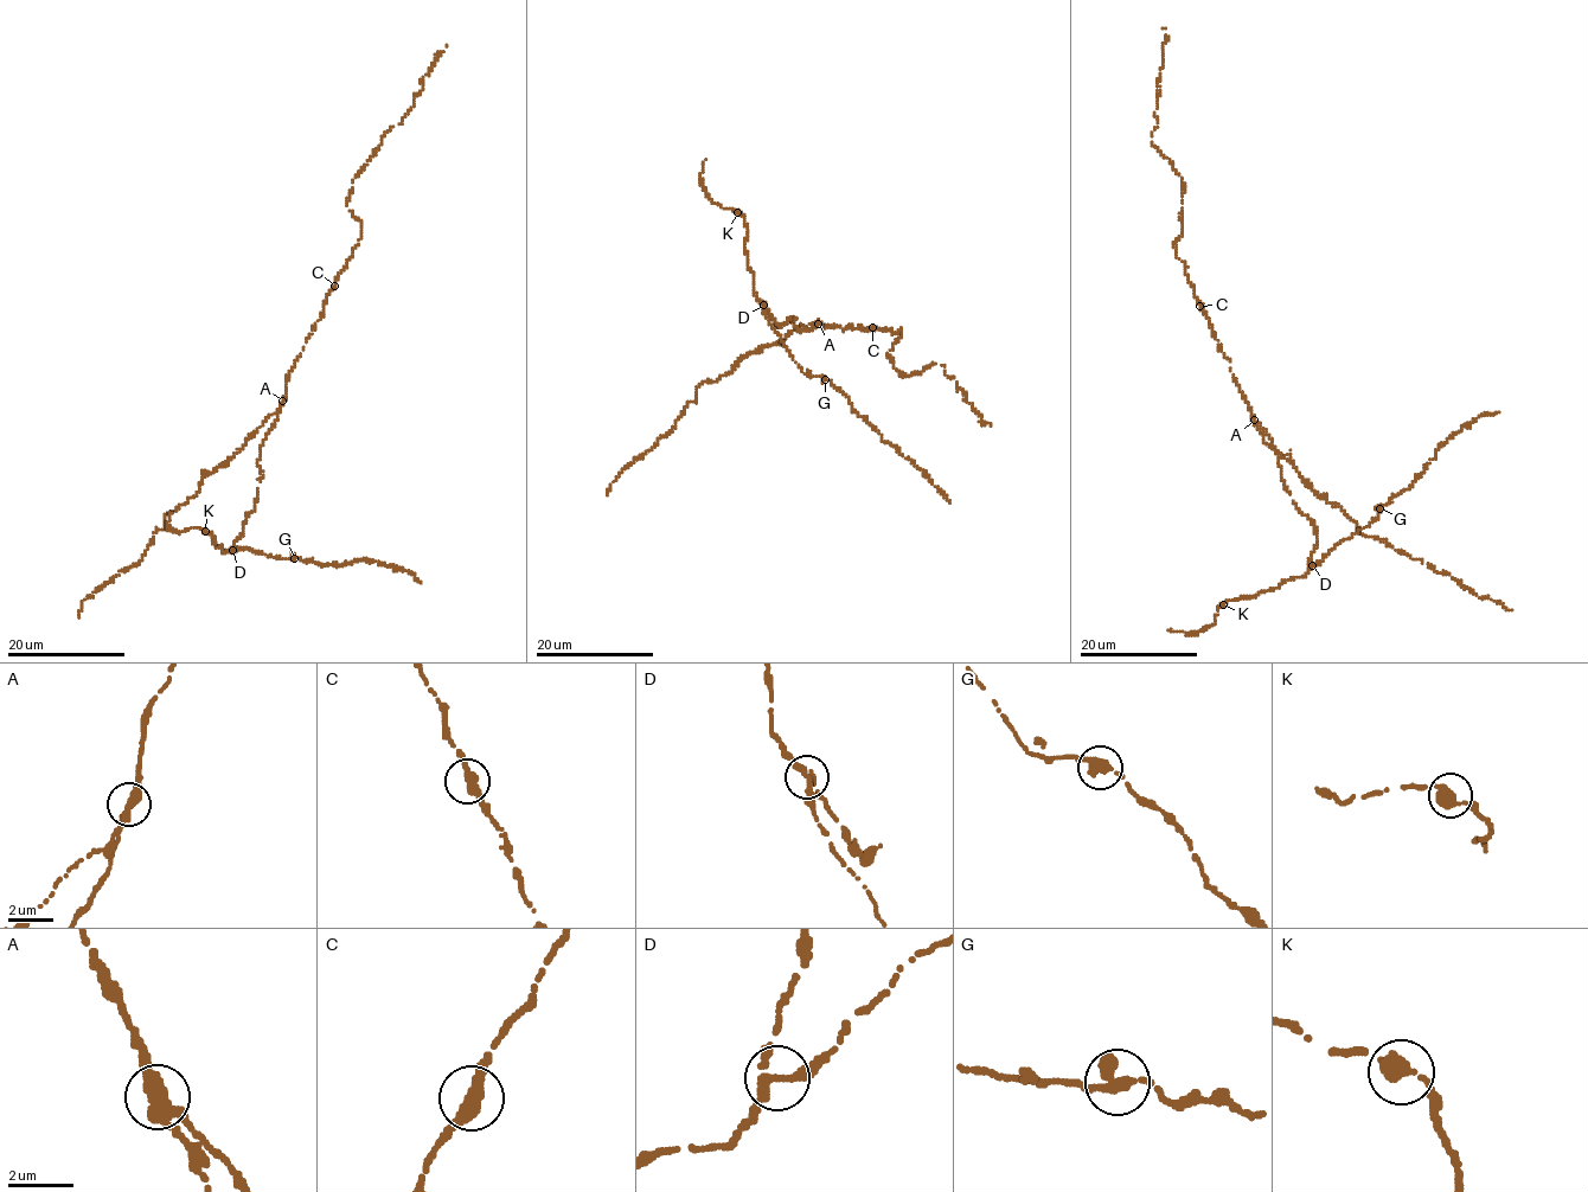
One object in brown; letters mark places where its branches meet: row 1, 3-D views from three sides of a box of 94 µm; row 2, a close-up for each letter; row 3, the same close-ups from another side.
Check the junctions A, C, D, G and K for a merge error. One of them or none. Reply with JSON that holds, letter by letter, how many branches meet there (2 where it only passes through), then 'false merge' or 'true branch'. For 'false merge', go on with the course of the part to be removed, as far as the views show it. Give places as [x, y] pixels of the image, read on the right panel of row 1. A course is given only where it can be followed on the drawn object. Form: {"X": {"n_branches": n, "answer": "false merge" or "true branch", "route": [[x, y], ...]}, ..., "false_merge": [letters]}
{"A": {"n_branches": 2, "answer": "false merge", "route": [[1254, 420], [1266, 442], [1321, 498], [1334, 502], [1361, 532], [1383, 539], [1511, 610]]}, "C": {"n_branches": 2, "answer": "true branch"}, "D": {"n_branches": 3, "answer": "true branch"}, "G": {"n_branches": 2, "answer": "true branch"}, "K": {"n_branches": 2, "answer": "true branch"}, "false_merge": ["A"]}

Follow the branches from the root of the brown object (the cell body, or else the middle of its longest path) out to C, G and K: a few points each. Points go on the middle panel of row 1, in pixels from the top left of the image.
C: (821, 324), (823, 327), (839, 326), (843, 329), (872, 327)
G: (821, 324), (798, 329), (791, 316), (779, 326), (764, 305), (768, 321), (804, 373), (825, 379)
K: (821, 324), (799, 329), (792, 321), (795, 318), (774, 322), (754, 293), (743, 248), (748, 228), (737, 212)

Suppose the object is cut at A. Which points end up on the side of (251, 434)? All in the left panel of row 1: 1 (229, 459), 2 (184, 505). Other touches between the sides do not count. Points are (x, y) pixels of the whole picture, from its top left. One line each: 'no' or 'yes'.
1: yes
2: yes

